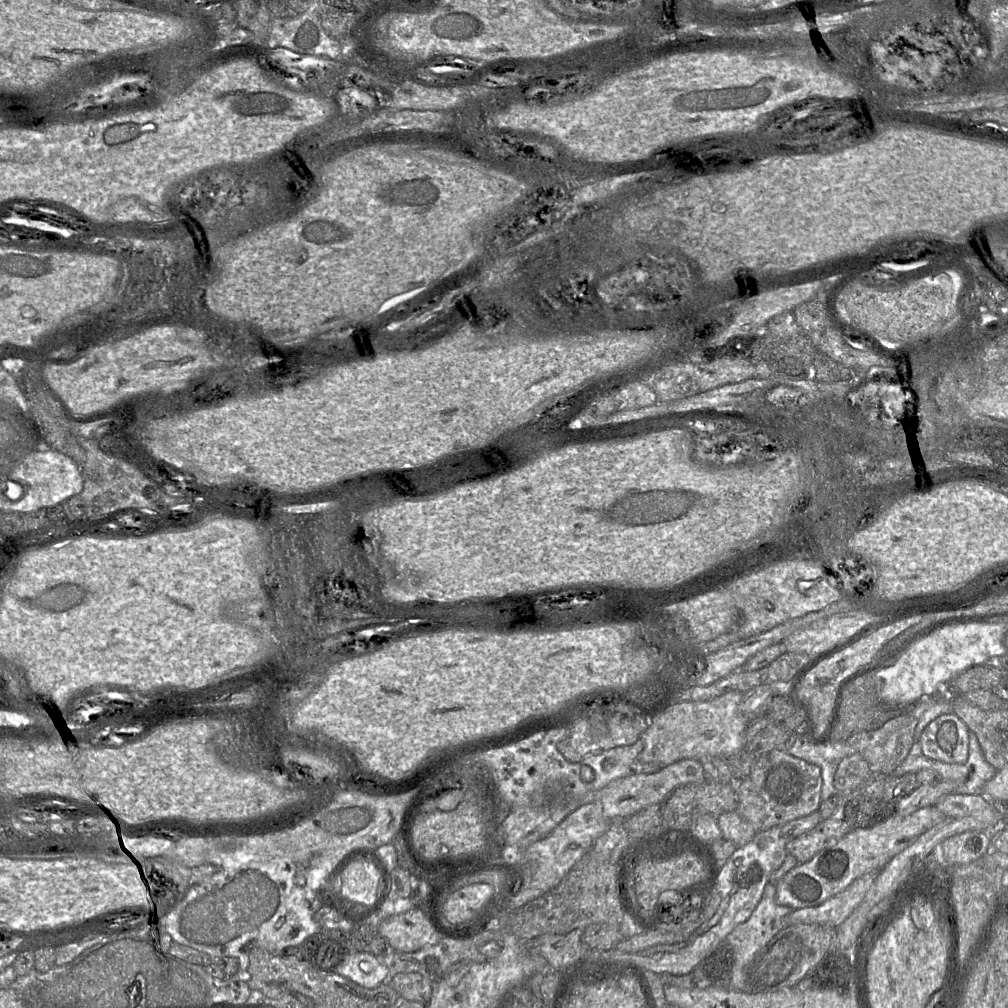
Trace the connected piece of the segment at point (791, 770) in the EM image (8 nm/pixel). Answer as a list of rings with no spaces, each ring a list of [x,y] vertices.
[[[773,749],[756,755],[750,774],[736,782],[737,811],[757,831],[784,824],[817,811],[821,804],[822,775],[819,766],[797,758],[787,751]]]

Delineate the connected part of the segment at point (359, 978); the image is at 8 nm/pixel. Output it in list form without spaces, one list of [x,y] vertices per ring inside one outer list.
[[[355,952],[342,959],[333,974],[340,975],[365,988],[390,984],[388,968],[374,955]]]

